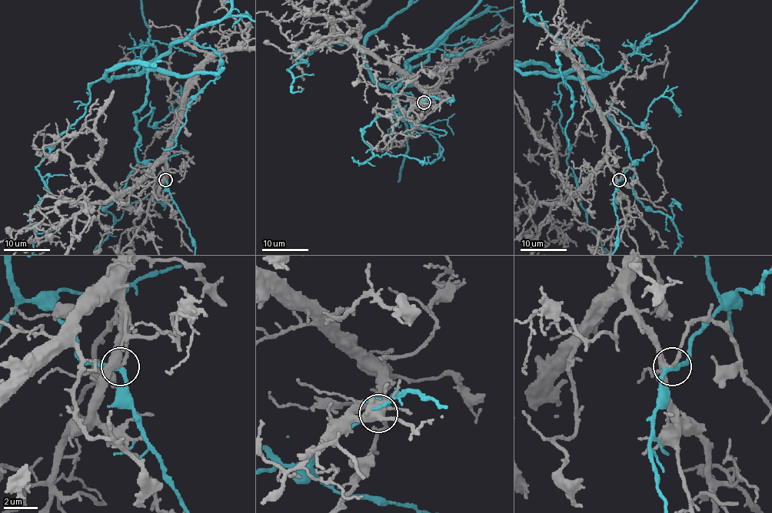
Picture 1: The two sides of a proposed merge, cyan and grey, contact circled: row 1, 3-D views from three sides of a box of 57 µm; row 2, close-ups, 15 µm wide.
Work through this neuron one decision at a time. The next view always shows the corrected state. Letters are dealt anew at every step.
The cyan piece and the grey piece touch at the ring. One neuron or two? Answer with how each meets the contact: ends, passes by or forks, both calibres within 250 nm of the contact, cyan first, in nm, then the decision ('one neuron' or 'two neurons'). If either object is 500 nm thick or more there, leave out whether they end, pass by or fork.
cyan passes by; grey forks; calibres 240 and 280 nm; two neurons

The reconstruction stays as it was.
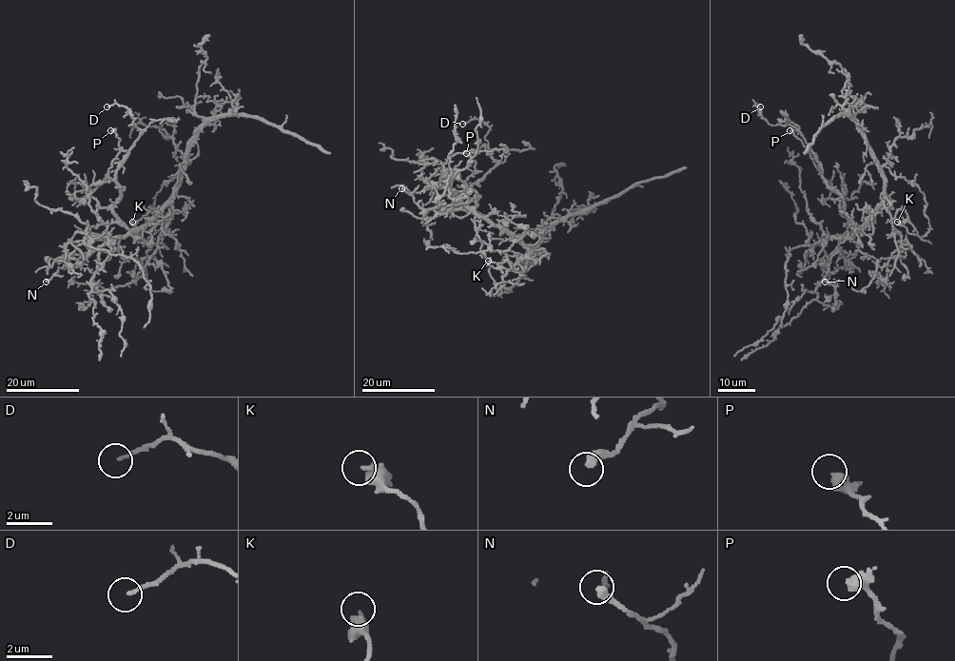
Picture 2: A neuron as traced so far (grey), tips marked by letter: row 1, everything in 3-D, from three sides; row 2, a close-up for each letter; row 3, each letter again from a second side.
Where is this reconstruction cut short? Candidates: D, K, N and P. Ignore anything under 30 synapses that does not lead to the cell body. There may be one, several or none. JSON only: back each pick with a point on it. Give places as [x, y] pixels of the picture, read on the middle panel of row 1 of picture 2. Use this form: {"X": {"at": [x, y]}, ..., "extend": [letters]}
{"extend": []}

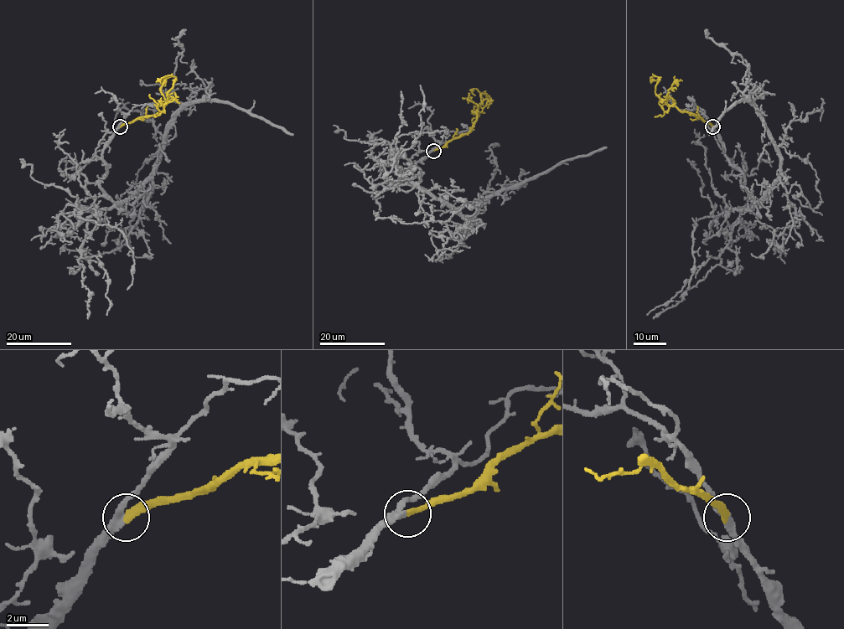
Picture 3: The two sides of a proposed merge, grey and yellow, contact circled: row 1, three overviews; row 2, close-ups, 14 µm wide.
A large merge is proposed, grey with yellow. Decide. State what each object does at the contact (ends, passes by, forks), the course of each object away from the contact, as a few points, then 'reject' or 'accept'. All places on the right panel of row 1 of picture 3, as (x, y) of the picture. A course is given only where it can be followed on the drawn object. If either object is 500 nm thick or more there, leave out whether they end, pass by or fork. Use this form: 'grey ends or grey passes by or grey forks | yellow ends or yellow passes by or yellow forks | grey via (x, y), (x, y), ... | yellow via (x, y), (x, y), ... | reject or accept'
grey passes by | yellow ends | grey via (712, 126), (727, 160), (758, 202), (779, 172), (779, 151), (763, 121), (748, 100), (738, 100), (709, 135) | yellow via (712, 126), (687, 111), (668, 105), (656, 94), (658, 77), (650, 78), (657, 80) | accept

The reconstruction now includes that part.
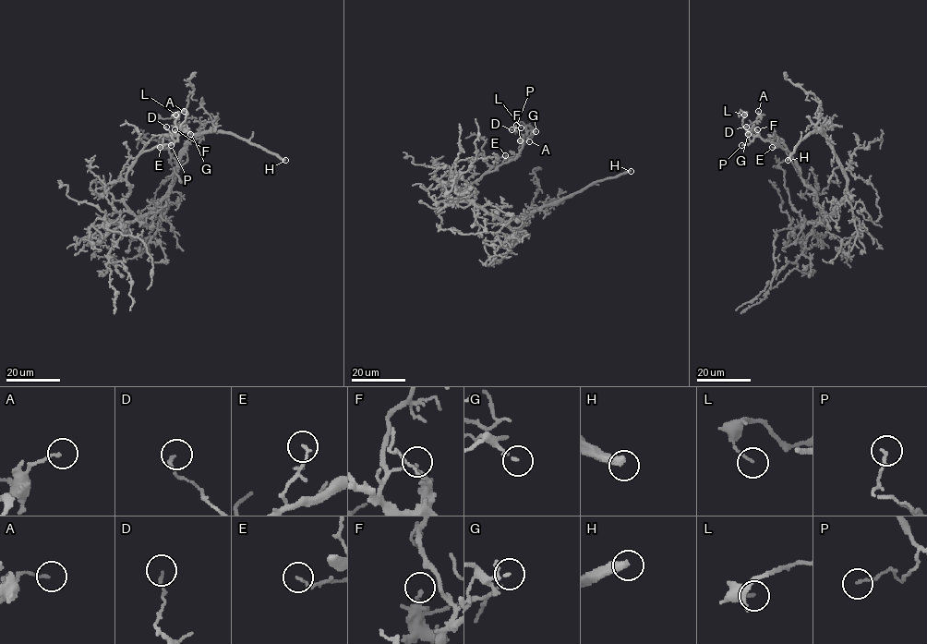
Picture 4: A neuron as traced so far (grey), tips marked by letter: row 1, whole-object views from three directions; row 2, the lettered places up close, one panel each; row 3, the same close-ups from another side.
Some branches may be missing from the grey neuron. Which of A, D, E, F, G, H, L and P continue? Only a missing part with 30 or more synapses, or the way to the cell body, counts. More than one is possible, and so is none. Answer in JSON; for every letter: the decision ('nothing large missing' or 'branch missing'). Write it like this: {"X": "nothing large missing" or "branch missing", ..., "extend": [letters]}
{"A": "nothing large missing", "D": "nothing large missing", "E": "nothing large missing", "F": "nothing large missing", "G": "nothing large missing", "H": "branch missing", "L": "nothing large missing", "P": "nothing large missing", "extend": ["H"]}

